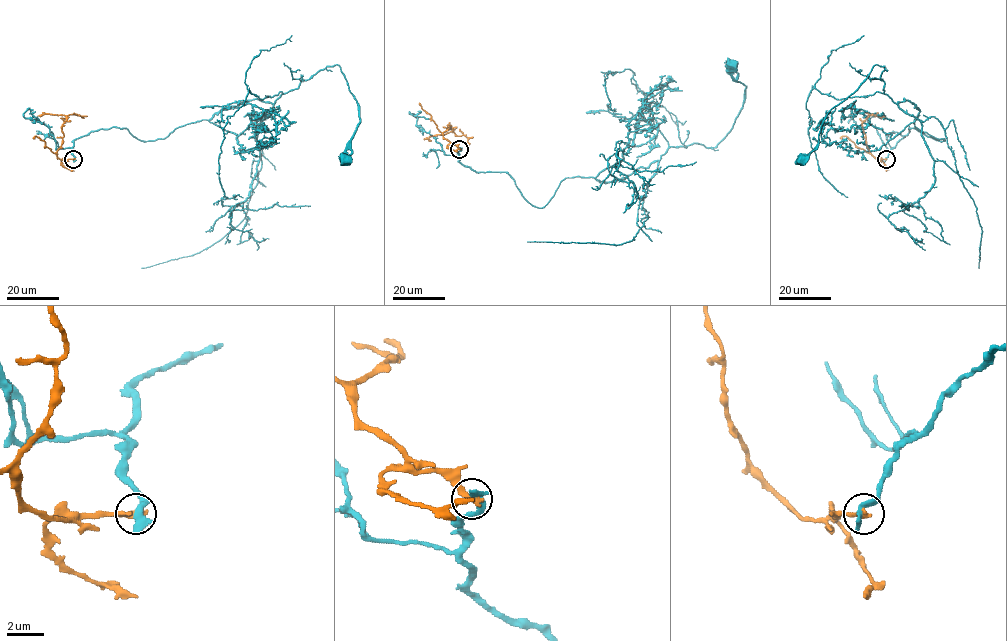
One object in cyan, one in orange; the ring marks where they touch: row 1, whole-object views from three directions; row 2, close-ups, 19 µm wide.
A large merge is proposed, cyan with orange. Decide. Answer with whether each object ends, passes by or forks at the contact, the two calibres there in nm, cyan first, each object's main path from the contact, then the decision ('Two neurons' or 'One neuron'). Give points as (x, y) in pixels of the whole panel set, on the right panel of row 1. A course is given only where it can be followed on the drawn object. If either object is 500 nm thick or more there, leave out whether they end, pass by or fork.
At the ring cyan ends. At the ring orange ends. Thickness 440 nm (cyan) against 360 nm. Course of cyan: (885, 159), (909, 127), (944, 140), (915, 126), (914, 104), (883, 93), (875, 65), (804, 161). Course of orange: (885, 159), (877, 159), (866, 144), (862, 125), (868, 116), (875, 116). Two neurons

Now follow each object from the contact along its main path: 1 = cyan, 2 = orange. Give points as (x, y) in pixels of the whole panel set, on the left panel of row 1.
1: (74, 159), (74, 140), (91, 132), (165, 138), (253, 99), (274, 103), (338, 65), (359, 121), (346, 161)
2: (74, 159), (57, 157), (66, 116), (38, 116)

